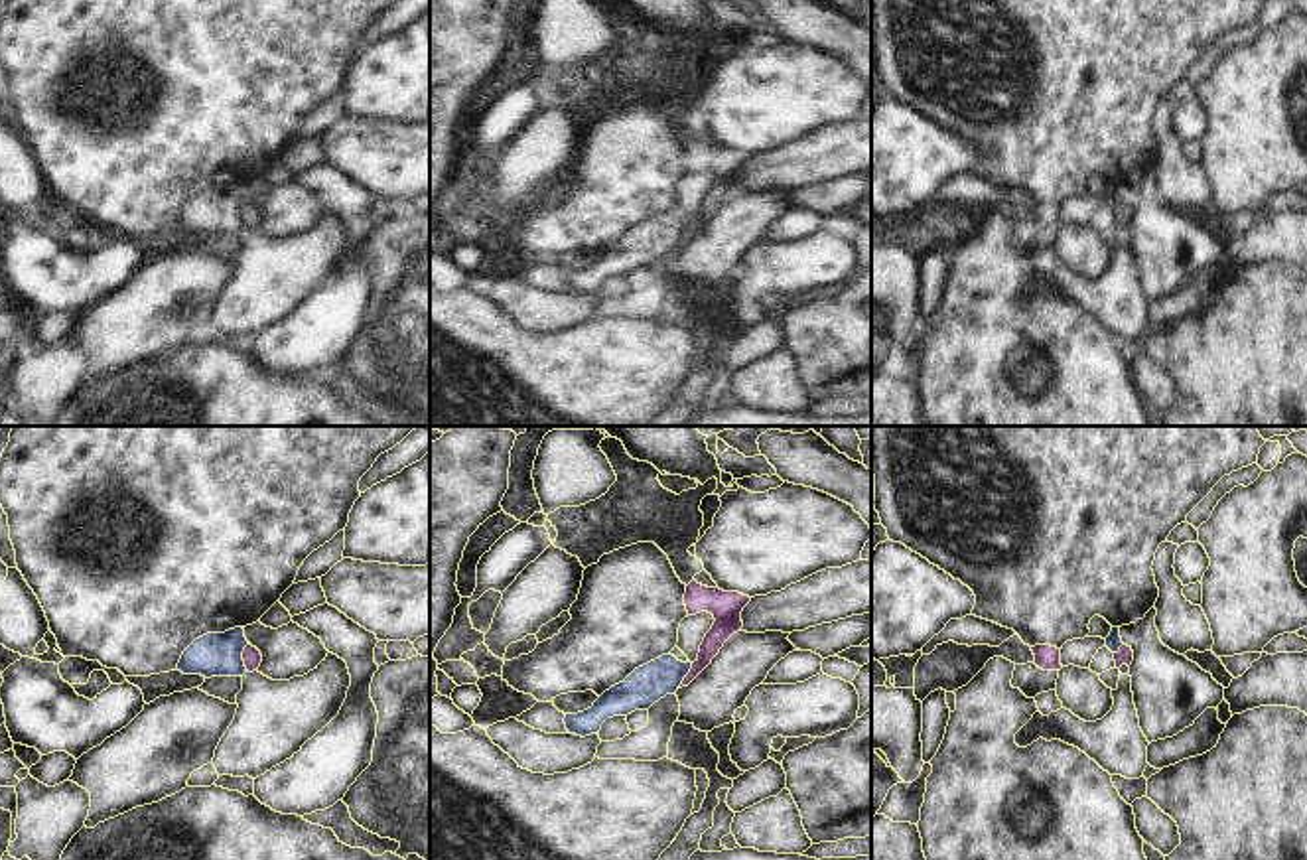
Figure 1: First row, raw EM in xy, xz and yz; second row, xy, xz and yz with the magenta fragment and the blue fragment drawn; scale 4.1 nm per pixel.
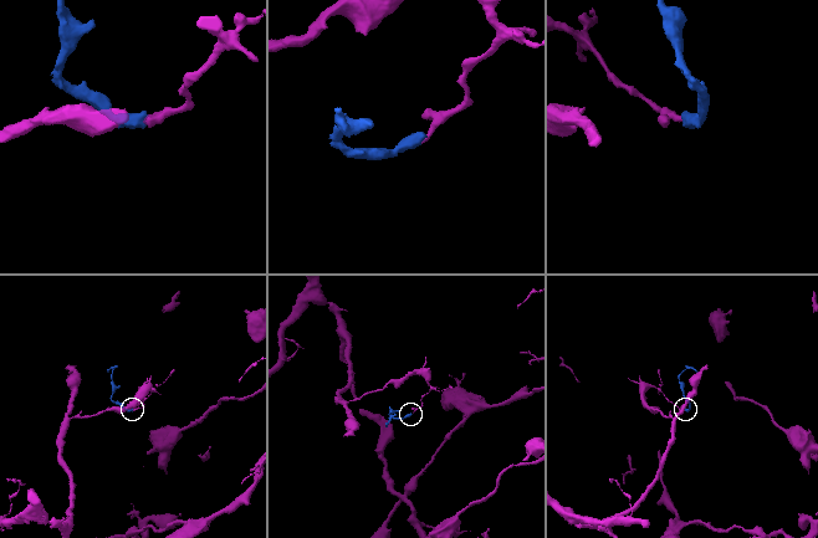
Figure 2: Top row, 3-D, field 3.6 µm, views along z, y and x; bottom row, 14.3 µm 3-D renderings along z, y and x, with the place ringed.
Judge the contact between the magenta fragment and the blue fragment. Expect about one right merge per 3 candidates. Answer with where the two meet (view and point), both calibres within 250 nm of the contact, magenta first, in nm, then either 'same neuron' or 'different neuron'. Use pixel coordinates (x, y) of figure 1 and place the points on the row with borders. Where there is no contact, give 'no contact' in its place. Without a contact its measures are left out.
xy (243, 657) | 80/180 nm | different neuron

